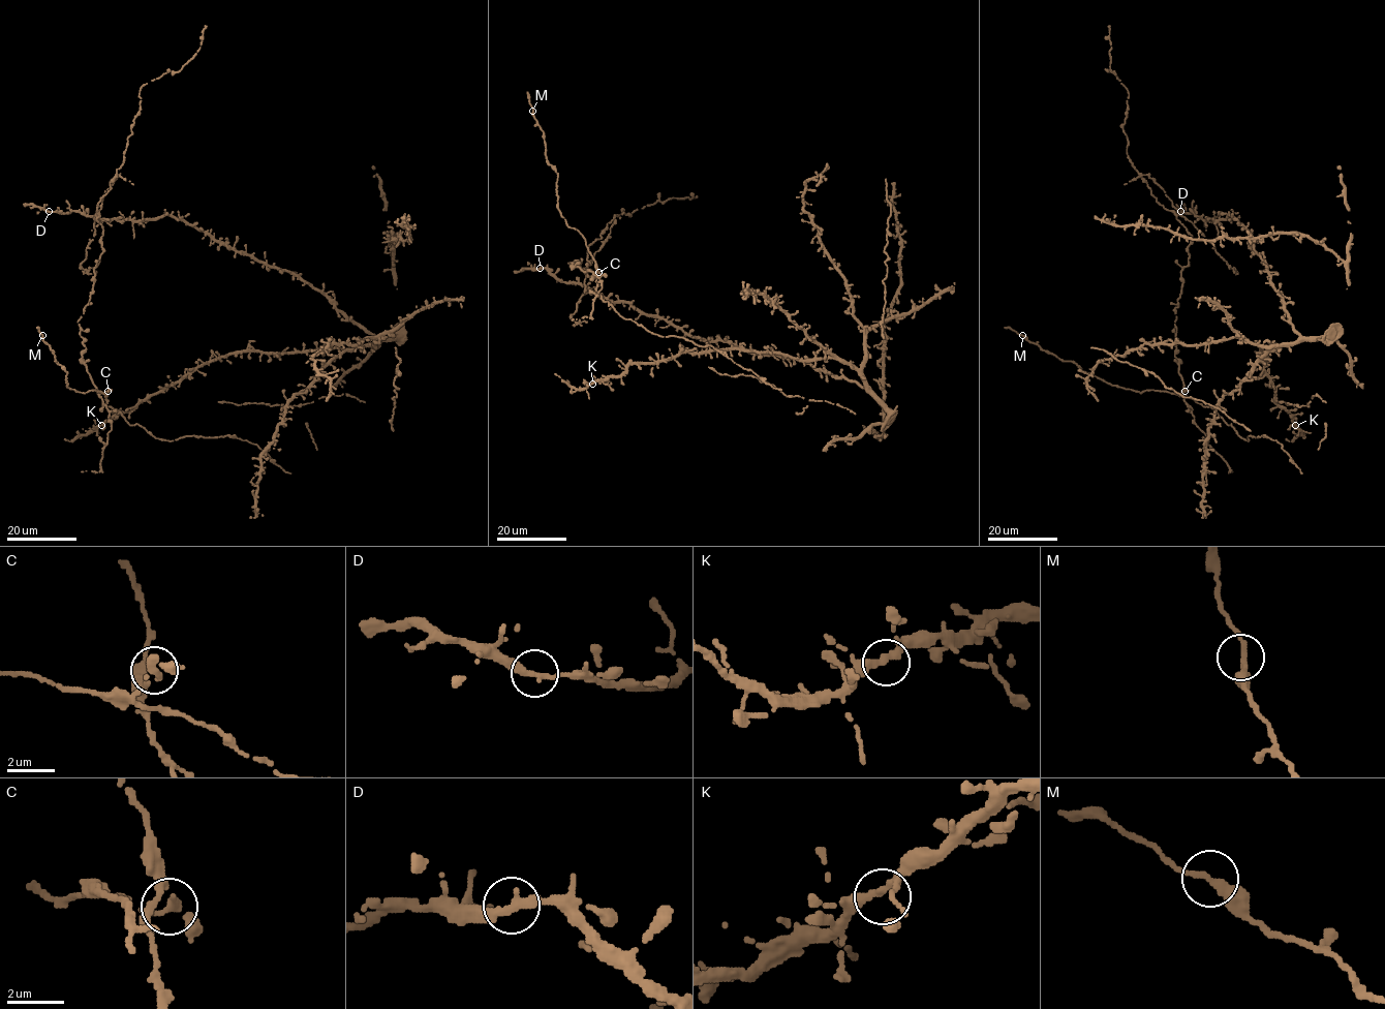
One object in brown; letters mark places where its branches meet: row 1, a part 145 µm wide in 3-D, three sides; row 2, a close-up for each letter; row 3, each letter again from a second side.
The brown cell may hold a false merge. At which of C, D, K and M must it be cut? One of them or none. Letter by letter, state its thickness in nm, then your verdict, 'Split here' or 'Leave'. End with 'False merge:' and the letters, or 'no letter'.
C: Thickness 280 nm. Split here
D: Thickness 320 nm. Leave
K: Thickness 280 nm. Leave
M: Thickness 280 nm. Leave
False merge: C

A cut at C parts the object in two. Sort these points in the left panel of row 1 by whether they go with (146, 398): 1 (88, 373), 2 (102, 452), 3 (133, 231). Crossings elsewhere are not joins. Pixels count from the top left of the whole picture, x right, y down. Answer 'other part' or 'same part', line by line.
1: other part
2: other part
3: same part

